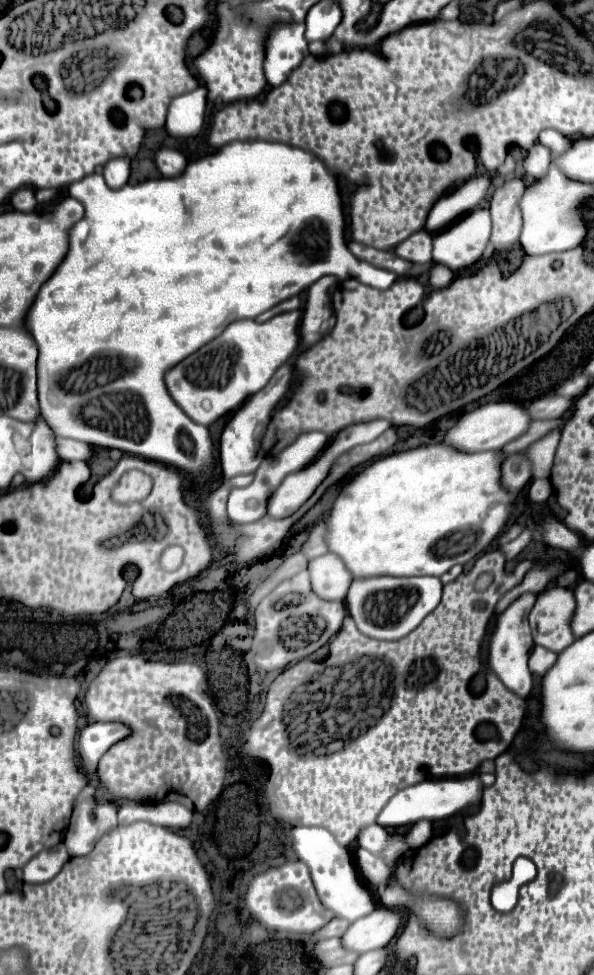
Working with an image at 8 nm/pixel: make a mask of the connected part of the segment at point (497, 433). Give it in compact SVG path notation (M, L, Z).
M490 402L490 404L482 404L470 412L464 412L456 424L446 432L442 444L458 450L458 452L486 452L486 450L502 450L504 444L508 444L510 440L522 436L526 432L530 424L530 416L524 410L524 406L520 404L512 404L512 402Z

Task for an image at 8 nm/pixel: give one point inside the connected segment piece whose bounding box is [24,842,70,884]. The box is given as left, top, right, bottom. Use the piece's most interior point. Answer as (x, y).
(47, 864)

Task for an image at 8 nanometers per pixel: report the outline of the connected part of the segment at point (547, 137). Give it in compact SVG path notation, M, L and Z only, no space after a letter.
M542 130L538 140L540 140L540 144L546 144L552 150L552 156L558 156L570 144L570 140L566 136L562 136L558 130Z

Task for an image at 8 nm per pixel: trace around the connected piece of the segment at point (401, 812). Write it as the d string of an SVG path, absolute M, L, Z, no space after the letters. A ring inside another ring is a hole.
M478 774L464 776L464 778L440 778L440 780L424 780L420 784L408 786L394 794L390 802L384 806L384 810L378 816L380 826L408 826L418 820L442 820L446 816L452 816L472 804L478 804L482 798L484 784Z

